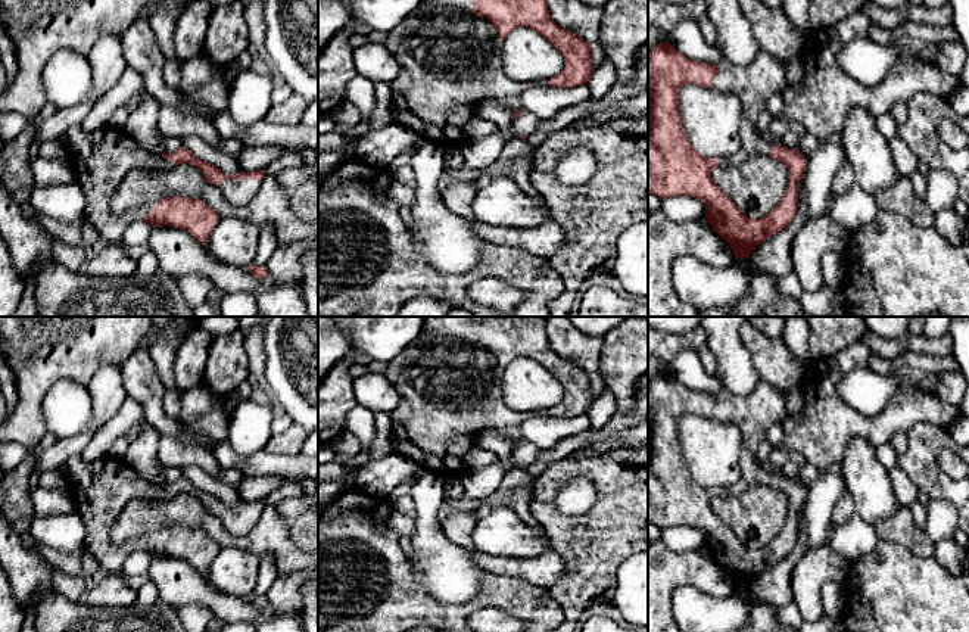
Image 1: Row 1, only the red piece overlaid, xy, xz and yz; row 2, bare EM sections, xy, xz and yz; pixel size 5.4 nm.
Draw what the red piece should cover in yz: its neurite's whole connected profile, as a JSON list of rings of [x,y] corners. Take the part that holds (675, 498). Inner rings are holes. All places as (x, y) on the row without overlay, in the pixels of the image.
[[[669,371],[648,380],[648,523],[660,529],[688,526],[705,533],[705,548],[733,580],[735,589],[750,589],[755,576],[786,558],[798,536],[798,514],[803,510],[807,489],[795,479],[769,474],[757,464],[757,449],[766,440],[770,426],[785,418],[785,396],[775,386],[760,380],[748,396],[738,396],[727,390],[717,395],[686,389]],[[685,414],[701,415],[722,423],[733,423],[741,430],[741,477],[725,488],[704,488],[689,473],[679,443],[679,418]],[[763,483],[782,492],[788,499],[788,519],[782,530],[761,548],[748,548],[711,510],[714,496],[742,495],[750,485]]]

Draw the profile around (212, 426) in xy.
[[[214,395],[214,402],[206,412],[191,420],[181,420],[187,432],[187,439],[181,443],[205,446],[206,442],[214,445],[227,442],[228,421],[236,405],[231,395]]]

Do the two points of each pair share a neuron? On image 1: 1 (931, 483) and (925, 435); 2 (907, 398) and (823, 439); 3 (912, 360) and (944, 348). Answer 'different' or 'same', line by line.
1: same
2: same
3: different

